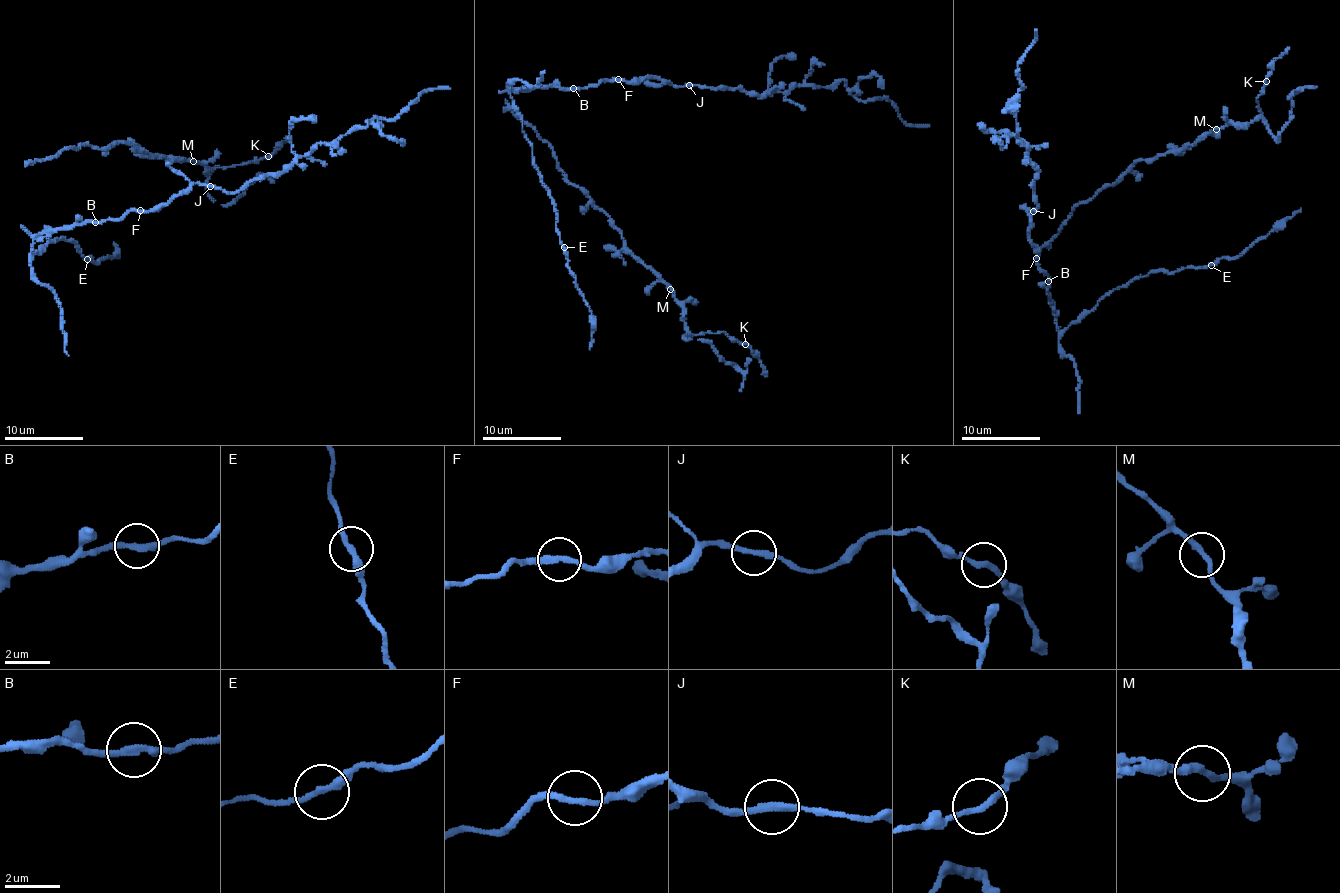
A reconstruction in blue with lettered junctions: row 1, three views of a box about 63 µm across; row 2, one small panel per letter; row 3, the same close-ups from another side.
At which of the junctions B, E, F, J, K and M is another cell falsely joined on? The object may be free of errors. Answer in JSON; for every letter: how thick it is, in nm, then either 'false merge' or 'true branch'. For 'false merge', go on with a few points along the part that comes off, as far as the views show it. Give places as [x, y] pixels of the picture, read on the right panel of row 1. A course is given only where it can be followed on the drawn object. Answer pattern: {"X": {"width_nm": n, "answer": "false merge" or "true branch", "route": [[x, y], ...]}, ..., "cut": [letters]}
{"B": {"width_nm": 260, "answer": "true branch"}, "E": {"width_nm": 260, "answer": "true branch"}, "F": {"width_nm": 240, "answer": "true branch"}, "J": {"width_nm": 260, "answer": "true branch"}, "K": {"width_nm": 240, "answer": "true branch"}, "M": {"width_nm": 260, "answer": "true branch"}, "cut": []}

